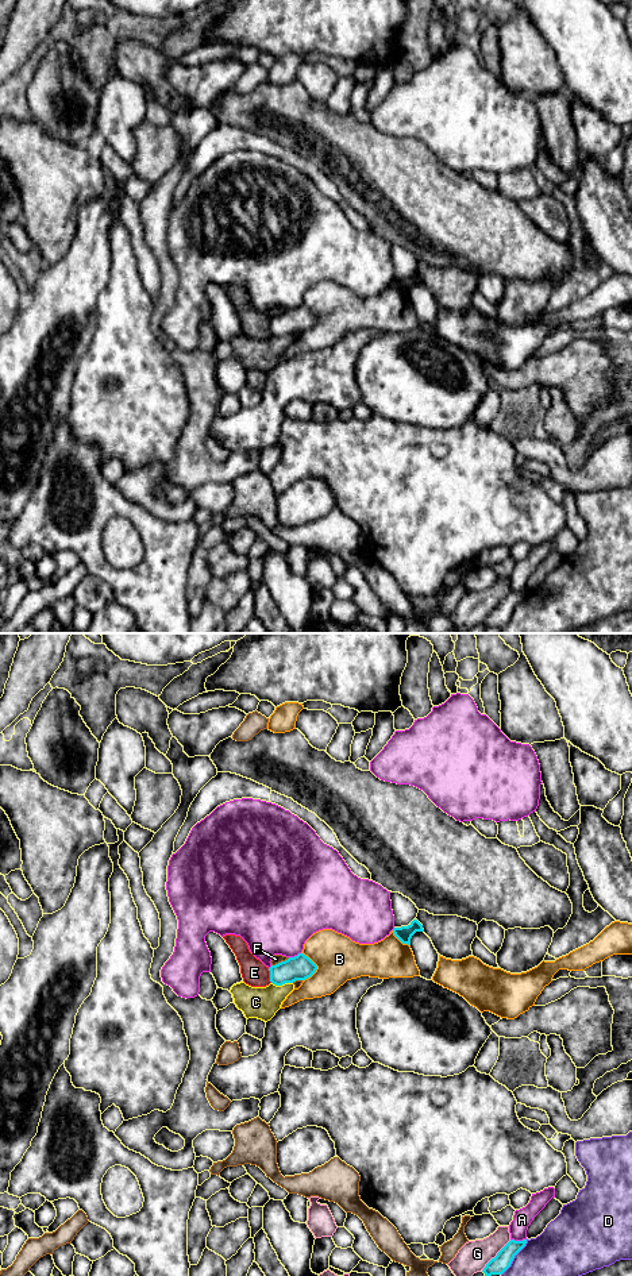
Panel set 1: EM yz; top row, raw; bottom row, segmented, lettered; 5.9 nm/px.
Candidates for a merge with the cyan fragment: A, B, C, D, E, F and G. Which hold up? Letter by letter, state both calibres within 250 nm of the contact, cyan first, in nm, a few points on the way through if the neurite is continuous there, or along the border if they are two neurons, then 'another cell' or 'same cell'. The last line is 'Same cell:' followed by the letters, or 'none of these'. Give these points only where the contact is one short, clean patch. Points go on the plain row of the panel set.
A: calibres 110 and 110 nm; another cell
B: calibres 150 and 280 nm; another cell
C: calibres 150 and 190 nm; another cell
D: calibres 110 and 360 nm; another cell
E: calibres 150 and 160 nm; another cell
F: calibres 150 and 60 nm; another cell
G: calibres 110 and 180 nm; another cell
Same cell: none of these

